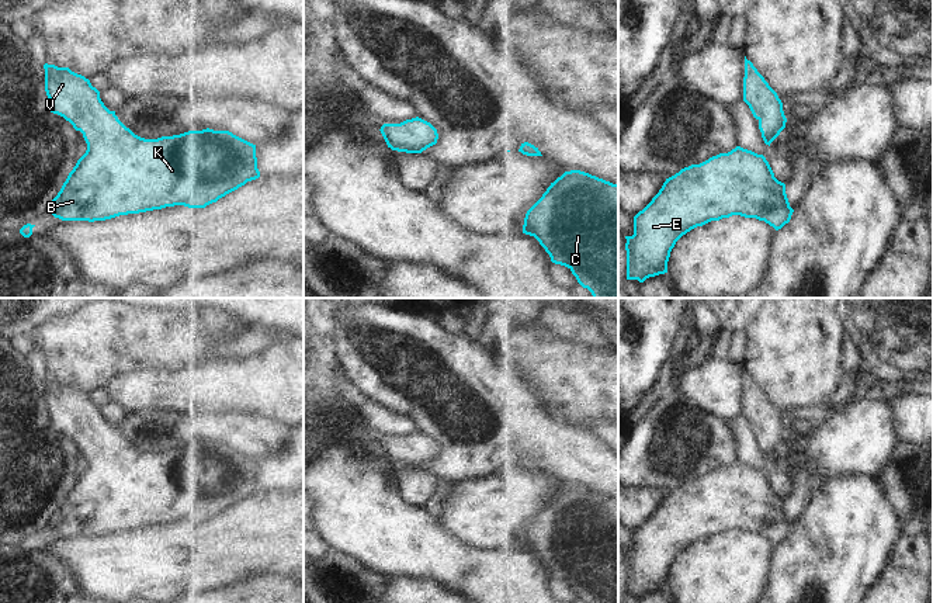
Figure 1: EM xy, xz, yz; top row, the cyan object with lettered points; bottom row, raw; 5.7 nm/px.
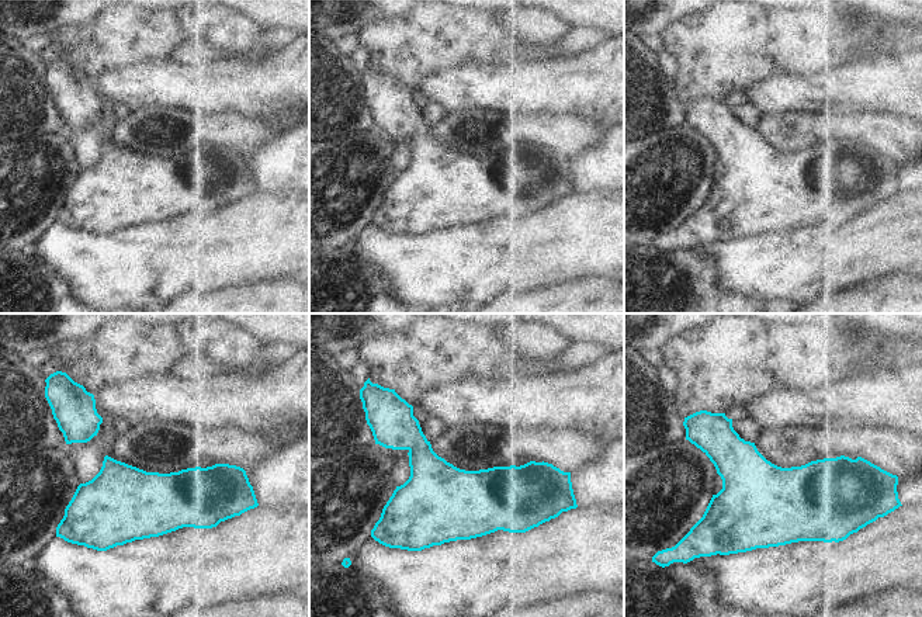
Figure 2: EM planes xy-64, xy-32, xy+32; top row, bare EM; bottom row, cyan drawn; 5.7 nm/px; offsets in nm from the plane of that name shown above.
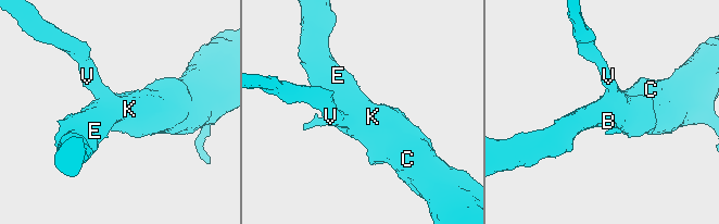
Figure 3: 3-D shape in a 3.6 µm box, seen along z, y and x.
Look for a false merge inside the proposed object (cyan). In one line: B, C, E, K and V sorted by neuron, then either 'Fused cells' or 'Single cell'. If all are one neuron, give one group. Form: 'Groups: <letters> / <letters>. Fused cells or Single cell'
Groups: B C E K V. Single cell.

